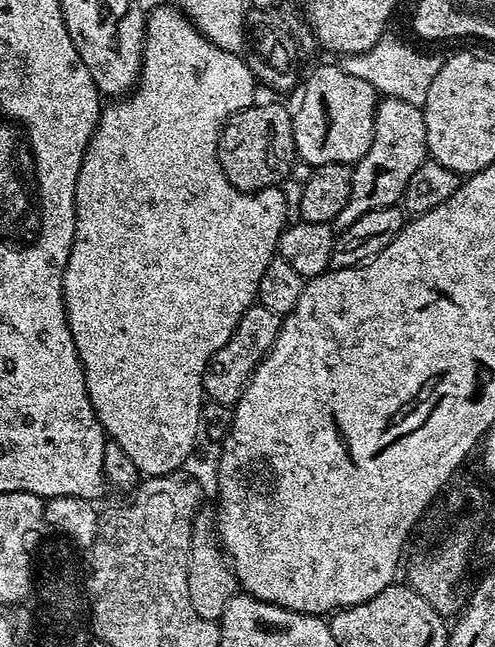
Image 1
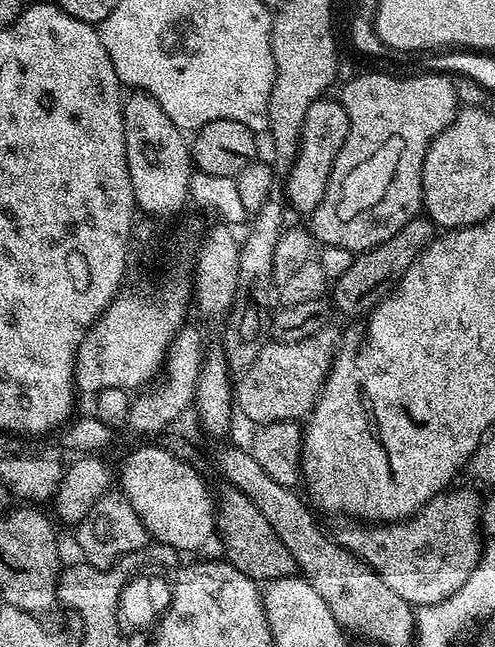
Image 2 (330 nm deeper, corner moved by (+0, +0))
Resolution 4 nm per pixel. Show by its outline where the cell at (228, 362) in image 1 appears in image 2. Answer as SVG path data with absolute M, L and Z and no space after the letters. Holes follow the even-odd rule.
M323 328L310 334L310 338L298 338L298 342L278 340L265 343L258 358L254 358L253 364L245 372L239 373L235 381L235 411L253 420L256 426L283 420L296 422L307 417L320 397L324 379L332 369L332 360L342 340L341 333L335 332L334 328Z

